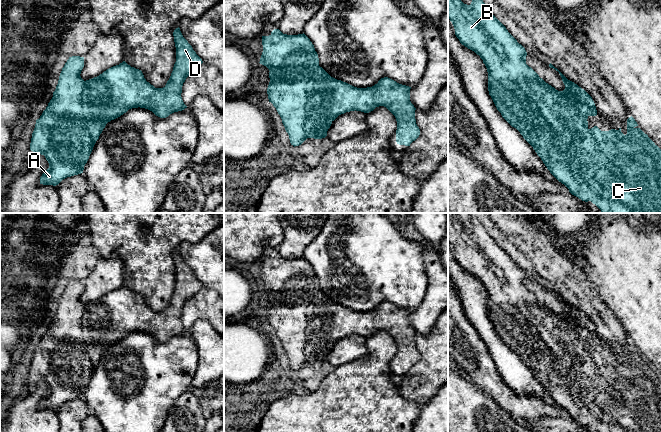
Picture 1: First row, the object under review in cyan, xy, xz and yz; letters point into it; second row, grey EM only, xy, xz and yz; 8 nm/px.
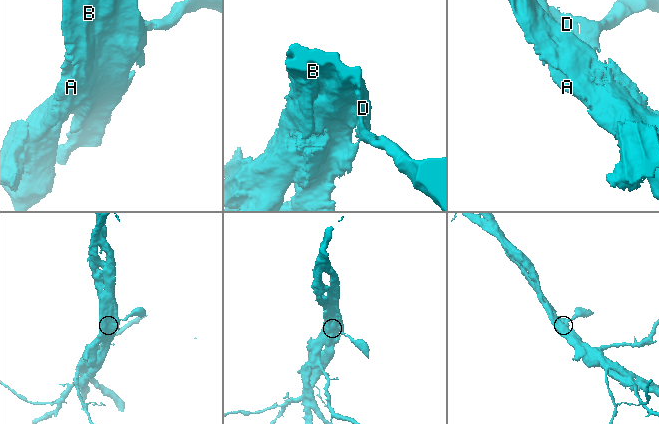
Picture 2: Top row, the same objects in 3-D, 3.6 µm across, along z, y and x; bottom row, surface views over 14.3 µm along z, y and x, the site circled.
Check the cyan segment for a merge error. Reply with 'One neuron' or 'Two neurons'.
Two neurons

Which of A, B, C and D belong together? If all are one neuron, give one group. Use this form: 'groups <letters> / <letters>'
groups A B / C D

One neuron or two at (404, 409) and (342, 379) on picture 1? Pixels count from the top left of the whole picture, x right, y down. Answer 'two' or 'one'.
one

